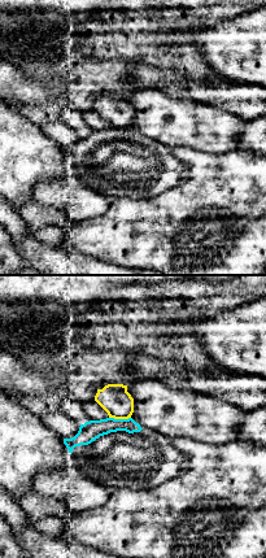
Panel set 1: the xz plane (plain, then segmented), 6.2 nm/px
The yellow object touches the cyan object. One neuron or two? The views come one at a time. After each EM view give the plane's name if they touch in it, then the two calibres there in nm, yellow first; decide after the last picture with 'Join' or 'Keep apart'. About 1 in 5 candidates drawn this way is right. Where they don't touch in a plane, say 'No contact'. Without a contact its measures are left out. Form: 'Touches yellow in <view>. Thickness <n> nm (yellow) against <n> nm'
Touches yellow in xz. Thickness 190 nm (yellow) against 120 nm

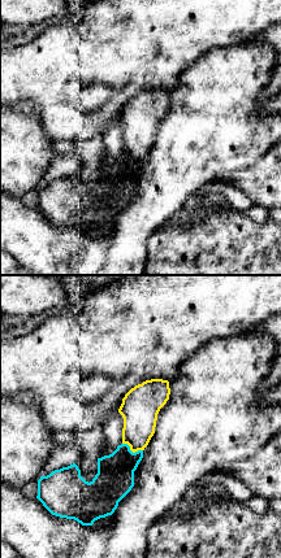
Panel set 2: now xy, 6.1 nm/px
Touches yellow in xy. Thickness 220 nm (yellow) against 240 nm

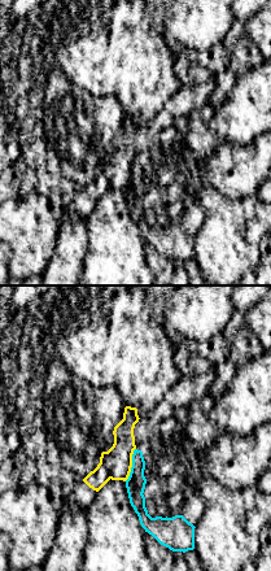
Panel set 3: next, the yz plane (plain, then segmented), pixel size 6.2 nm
Touches yellow in yz. Thickness 200 nm (yellow) against 120 nm

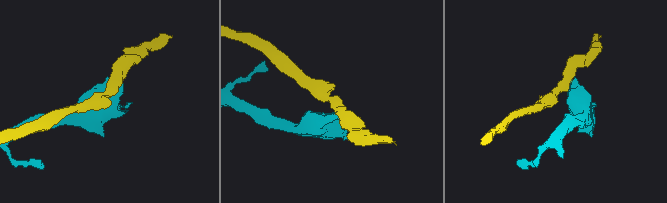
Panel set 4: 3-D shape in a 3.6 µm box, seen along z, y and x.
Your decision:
Keep apart

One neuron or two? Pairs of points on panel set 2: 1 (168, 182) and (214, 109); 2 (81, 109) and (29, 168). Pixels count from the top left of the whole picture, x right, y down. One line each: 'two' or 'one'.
1: one
2: two

